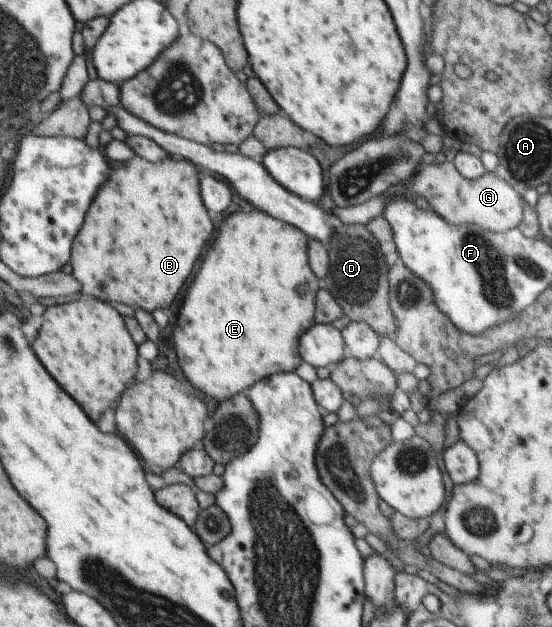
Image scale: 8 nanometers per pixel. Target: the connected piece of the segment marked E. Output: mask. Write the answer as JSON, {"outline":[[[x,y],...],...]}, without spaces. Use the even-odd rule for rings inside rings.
{"outline":[[[256,209],[256,213],[234,213],[228,219],[224,219],[222,227],[218,229],[218,237],[214,239],[214,243],[212,243],[210,251],[206,253],[206,257],[204,257],[198,273],[192,279],[194,283],[190,283],[188,289],[186,289],[182,307],[178,311],[178,321],[176,321],[176,327],[174,327],[174,347],[176,347],[178,359],[180,359],[182,373],[188,377],[188,381],[196,389],[200,389],[202,393],[206,393],[206,395],[222,401],[226,397],[232,397],[232,395],[236,395],[236,393],[252,387],[256,381],[266,380],[273,374],[297,371],[297,368],[303,362],[299,355],[300,337],[316,324],[316,298],[322,288],[321,282],[316,278],[312,269],[310,269],[308,247],[306,235],[300,229],[296,229],[296,227],[292,227],[288,223],[282,223],[282,221],[270,217],[268,213],[262,213],[258,209]]]}

